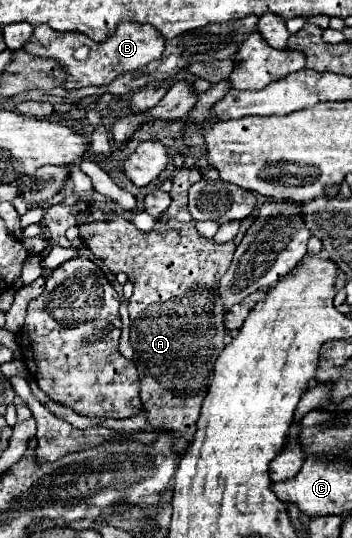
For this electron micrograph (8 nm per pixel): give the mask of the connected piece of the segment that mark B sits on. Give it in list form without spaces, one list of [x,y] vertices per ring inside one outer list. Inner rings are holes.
[[[121,21],[121,25],[117,25],[117,29],[103,43],[95,43],[93,39],[81,33],[57,33],[49,25],[39,25],[35,27],[29,43],[23,45],[27,53],[55,59],[65,69],[67,73],[67,81],[63,85],[65,89],[79,89],[87,85],[95,85],[95,87],[109,85],[115,77],[127,71],[141,69],[151,61],[161,59],[163,47],[165,47],[165,39],[153,25],[127,23],[127,21]]]

